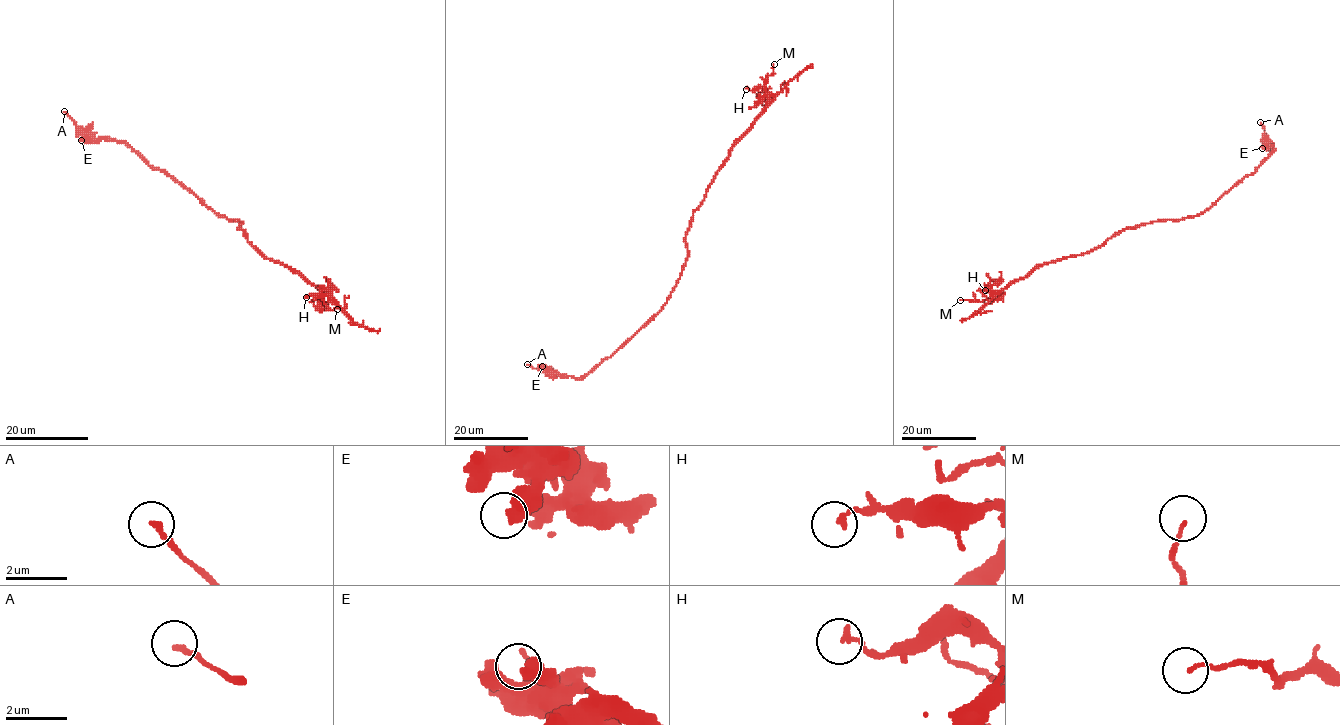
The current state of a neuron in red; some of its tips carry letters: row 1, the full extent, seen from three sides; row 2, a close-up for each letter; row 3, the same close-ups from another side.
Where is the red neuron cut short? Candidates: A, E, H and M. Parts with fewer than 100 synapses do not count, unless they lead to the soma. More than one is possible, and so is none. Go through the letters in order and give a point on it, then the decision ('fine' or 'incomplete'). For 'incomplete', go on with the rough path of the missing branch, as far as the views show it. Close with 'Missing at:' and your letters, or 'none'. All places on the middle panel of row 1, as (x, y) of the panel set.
A: place (527, 364); fine
E: place (542, 366); fine
H: place (746, 89); fine
M: place (774, 64); fine
Missing at: none

